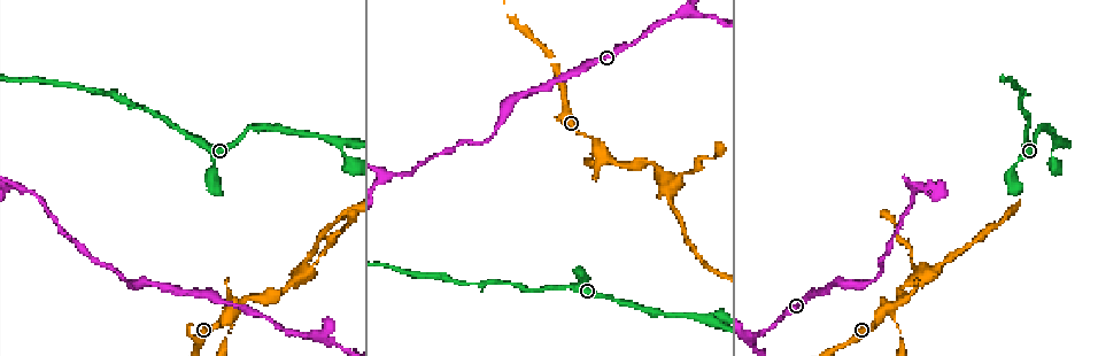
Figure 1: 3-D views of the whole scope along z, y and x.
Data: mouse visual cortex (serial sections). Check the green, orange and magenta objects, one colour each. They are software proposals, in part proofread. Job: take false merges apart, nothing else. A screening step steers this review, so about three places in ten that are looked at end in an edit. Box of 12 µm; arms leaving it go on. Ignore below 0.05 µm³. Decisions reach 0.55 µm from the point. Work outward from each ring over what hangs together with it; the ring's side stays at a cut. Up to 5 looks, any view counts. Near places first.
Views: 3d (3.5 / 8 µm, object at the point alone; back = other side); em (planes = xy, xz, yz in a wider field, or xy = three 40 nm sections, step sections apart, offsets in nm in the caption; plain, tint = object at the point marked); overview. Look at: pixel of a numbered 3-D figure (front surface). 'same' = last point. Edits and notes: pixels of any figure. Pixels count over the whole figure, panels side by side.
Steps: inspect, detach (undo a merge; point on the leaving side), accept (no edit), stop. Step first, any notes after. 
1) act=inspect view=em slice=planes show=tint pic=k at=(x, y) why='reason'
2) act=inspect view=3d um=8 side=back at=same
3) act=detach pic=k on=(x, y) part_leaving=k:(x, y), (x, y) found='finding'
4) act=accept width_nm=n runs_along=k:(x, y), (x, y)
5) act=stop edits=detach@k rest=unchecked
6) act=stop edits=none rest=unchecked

act=inspect view=3d um=3.5 pic=1 at=(753, 342) why='calibre changes'

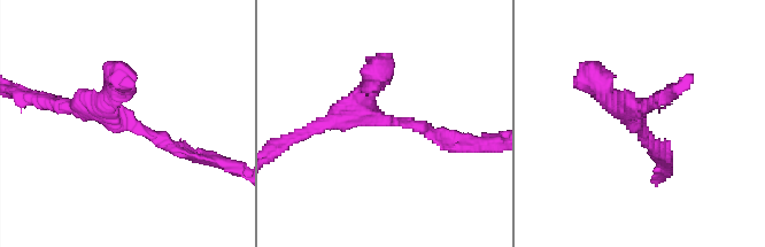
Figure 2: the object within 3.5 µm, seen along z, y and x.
act=inspect view=em slice=xy step=5 show=tint pic=2 at=(134, 121) arm_widths_nm=150,250 why='shape alone is not enough'

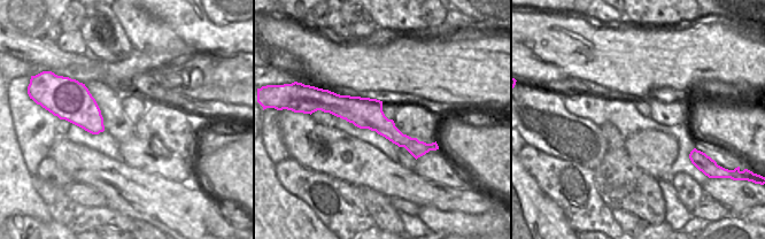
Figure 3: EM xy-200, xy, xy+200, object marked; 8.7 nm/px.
act=accept runs_along=3:(324, 106), (434, 146) found='one cell here'

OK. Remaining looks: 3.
act=inspect view=3d um=3.5 pic=1 at=(601, 151) why='three arms meet'

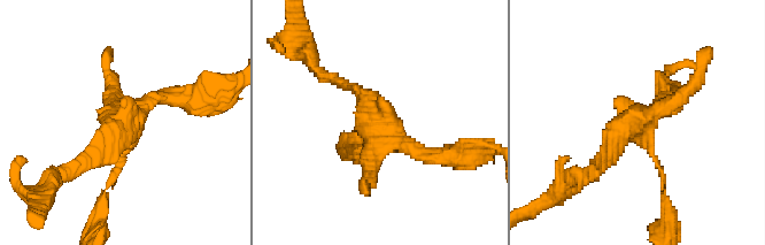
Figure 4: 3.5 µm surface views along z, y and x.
act=inspect view=em slice=xy step=1 show=tint pic=4 at=(641, 119) why='shape alone is not enough'

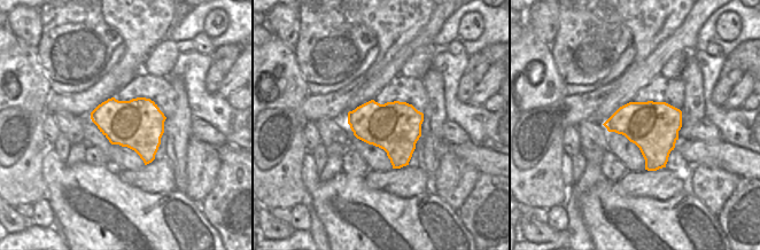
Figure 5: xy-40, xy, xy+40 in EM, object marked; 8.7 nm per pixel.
act=accept runs_along=4:(340, 81), (410, 148), (442, 157) found='one cell here'

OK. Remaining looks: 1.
act=stop edits=none rest=unchecked

